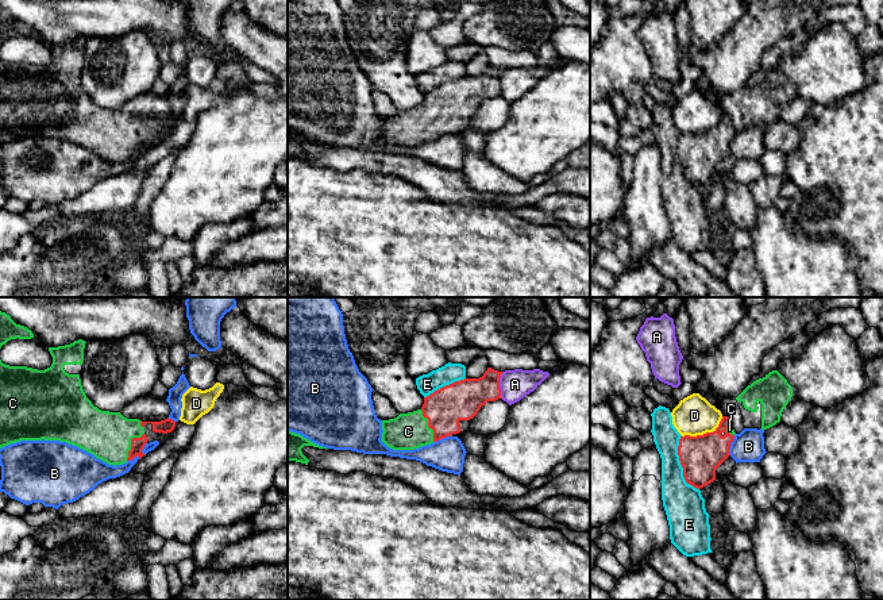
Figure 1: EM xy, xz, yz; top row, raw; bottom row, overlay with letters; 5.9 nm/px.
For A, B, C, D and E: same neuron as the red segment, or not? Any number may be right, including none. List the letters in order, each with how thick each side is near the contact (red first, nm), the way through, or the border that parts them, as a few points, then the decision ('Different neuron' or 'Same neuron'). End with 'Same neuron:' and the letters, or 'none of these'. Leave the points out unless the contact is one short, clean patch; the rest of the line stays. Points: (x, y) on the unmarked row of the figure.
A: Thickness 240 nm (red) against 180 nm. Different neuron
B: Thickness 240 nm (red) against 190 nm. Boundary: yz (735, 133), (729, 152). Different neuron
C: Thickness 240 nm (red) against 220 nm. Path across: xz (461, 97), (451, 100), (428, 123), (408, 129). Same neuron
D: Thickness 240 nm (red) against 240 nm. Boundary: yz (723, 114), (712, 129), (682, 134). Different neuron
E: Thickness 240 nm (red) against 240 nm. Boundary: yz (681, 133), (678, 153), (682, 173), (698, 187). Different neuron
Same neuron: C

